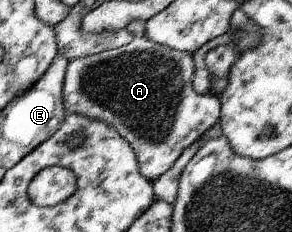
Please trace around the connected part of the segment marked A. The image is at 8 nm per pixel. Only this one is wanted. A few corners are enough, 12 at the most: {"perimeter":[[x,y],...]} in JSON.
{"perimeter":[[144,35],[68,64],[66,112],[153,183],[221,119],[193,54]]}

